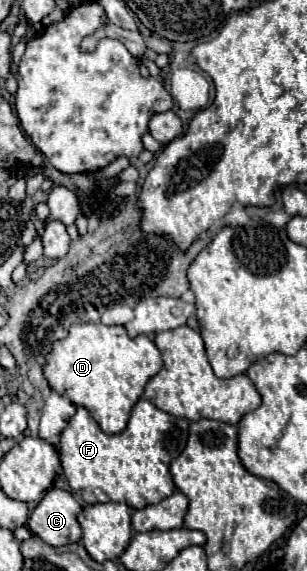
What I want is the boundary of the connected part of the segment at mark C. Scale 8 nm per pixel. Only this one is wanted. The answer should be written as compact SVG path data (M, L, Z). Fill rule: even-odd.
M50 488L42 502L28 518L28 530L50 546L66 546L80 542L82 528L78 514L82 506L78 500L60 488Z

